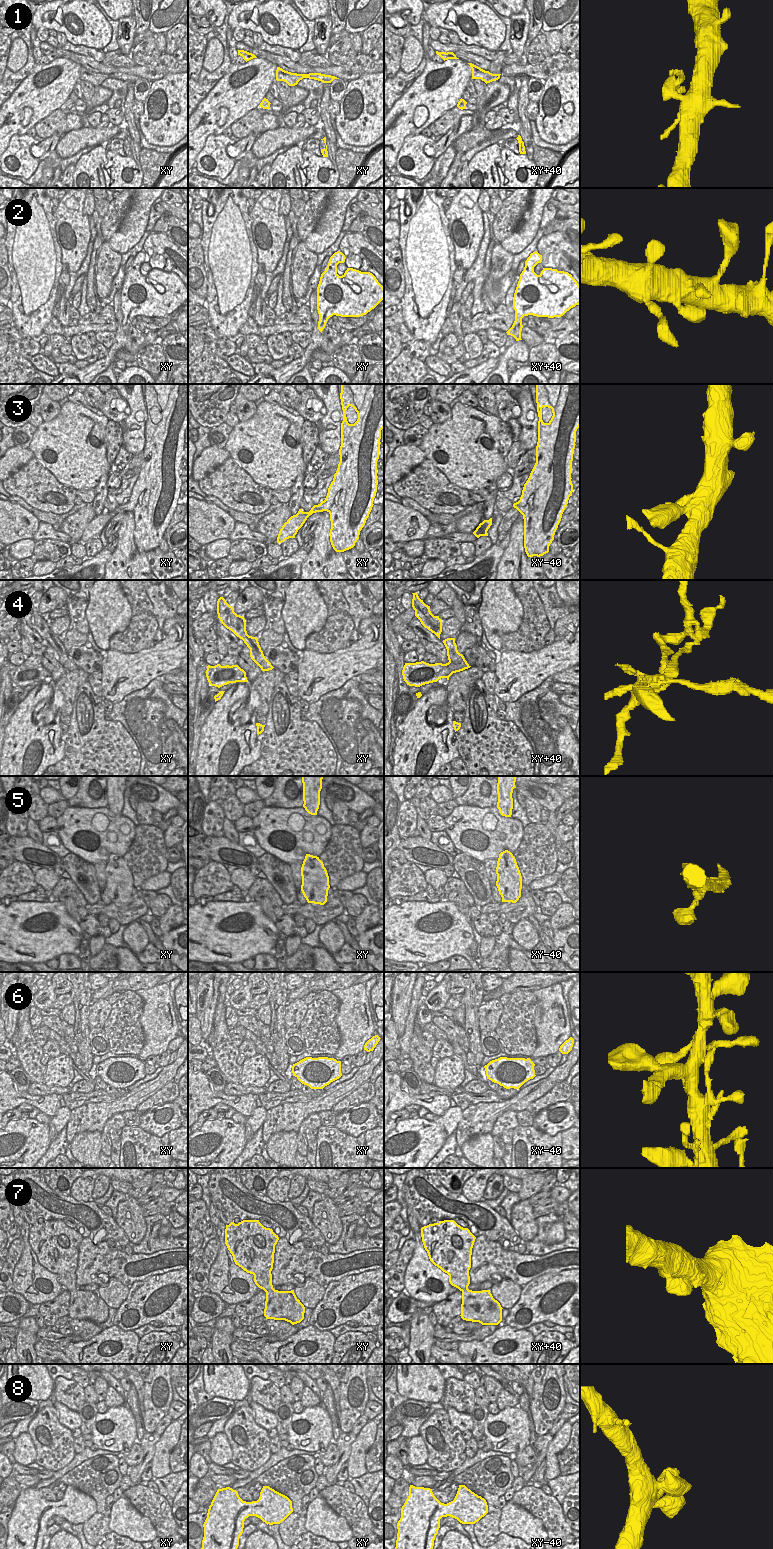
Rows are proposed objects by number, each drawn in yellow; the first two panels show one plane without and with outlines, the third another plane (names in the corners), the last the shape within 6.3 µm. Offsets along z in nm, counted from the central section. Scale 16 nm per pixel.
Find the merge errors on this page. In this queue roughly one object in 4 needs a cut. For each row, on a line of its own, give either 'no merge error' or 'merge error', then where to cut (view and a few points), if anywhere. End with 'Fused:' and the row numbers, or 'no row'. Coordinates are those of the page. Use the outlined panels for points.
1: merge error; cut in xy along (302, 74), (305, 76)
2: no merge error; no cut
3: no merge error; no cut
4: merge error; cut in xy+40 along (449, 659), (455, 663), (466, 661)
5: no merge error; no cut
6: no merge error; no cut
7: no merge error; no cut
8: no merge error; no cut
Fused: 1, 4

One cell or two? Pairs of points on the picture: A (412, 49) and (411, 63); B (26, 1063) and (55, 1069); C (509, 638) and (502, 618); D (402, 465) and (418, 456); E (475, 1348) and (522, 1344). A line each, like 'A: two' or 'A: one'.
A: one
B: two
C: two
D: one
E: one

